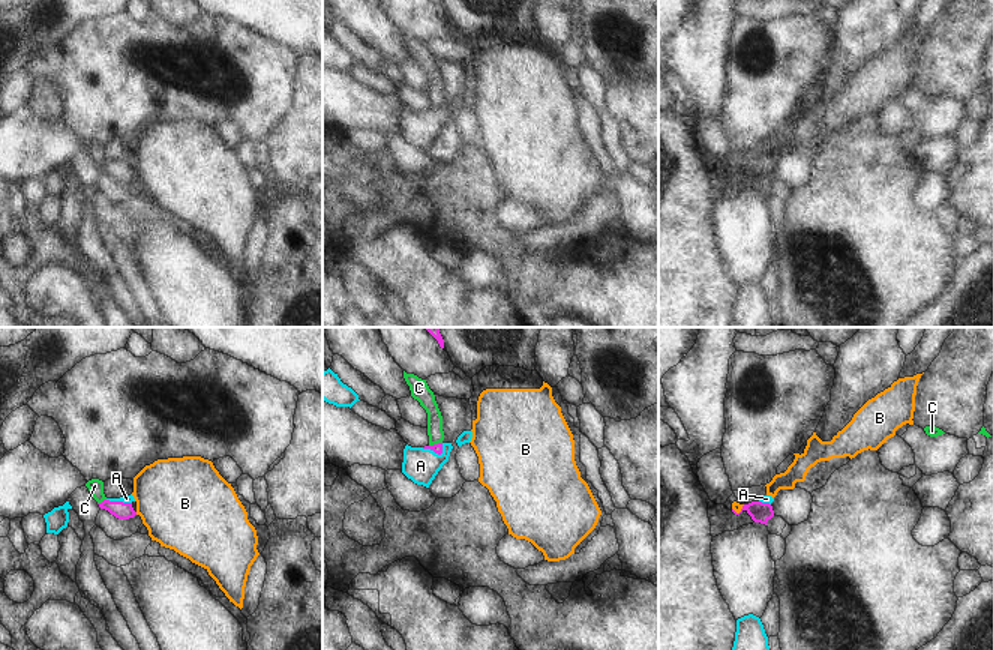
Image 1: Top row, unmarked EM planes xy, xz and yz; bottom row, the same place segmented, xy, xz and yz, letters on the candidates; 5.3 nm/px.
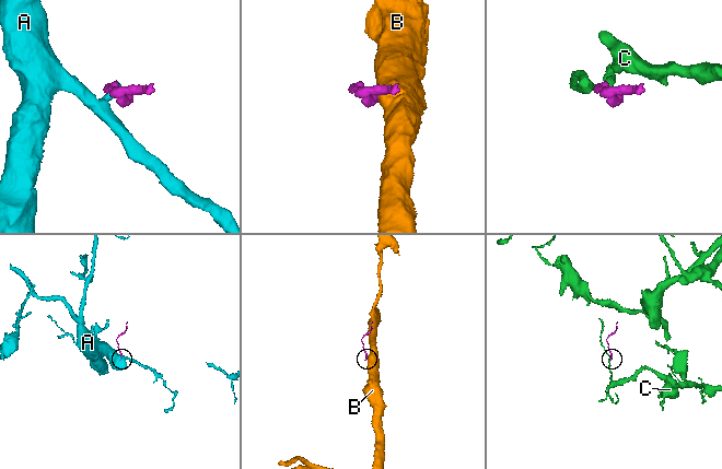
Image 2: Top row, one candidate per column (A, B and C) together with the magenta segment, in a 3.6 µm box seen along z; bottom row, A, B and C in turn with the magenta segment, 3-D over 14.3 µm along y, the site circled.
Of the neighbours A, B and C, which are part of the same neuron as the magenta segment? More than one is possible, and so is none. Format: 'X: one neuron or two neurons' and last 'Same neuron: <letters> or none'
A: one neuron
B: two neurons
C: two neurons
Same neuron: A

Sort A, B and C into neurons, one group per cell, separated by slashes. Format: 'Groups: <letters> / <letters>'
Groups: A / B / C.

